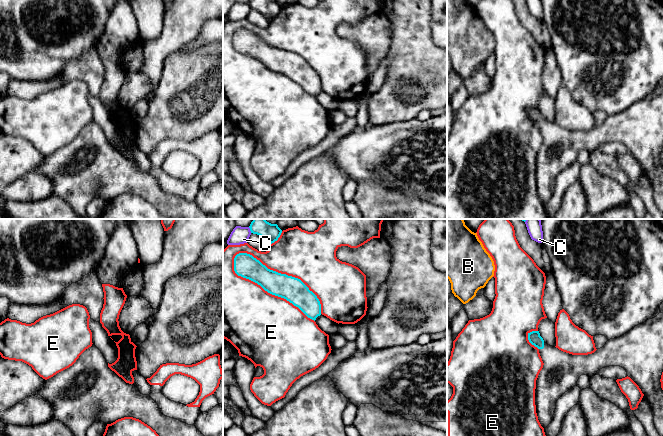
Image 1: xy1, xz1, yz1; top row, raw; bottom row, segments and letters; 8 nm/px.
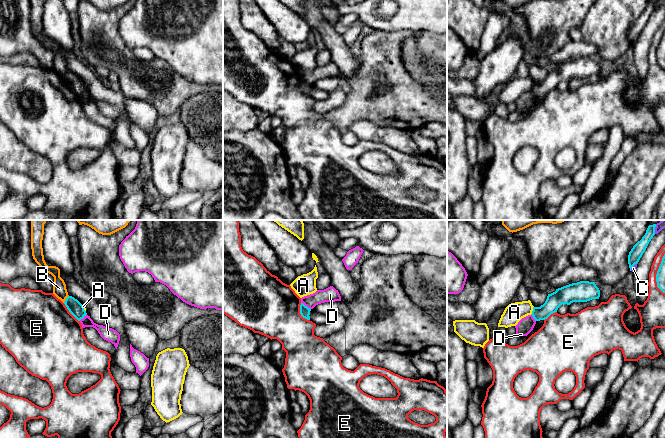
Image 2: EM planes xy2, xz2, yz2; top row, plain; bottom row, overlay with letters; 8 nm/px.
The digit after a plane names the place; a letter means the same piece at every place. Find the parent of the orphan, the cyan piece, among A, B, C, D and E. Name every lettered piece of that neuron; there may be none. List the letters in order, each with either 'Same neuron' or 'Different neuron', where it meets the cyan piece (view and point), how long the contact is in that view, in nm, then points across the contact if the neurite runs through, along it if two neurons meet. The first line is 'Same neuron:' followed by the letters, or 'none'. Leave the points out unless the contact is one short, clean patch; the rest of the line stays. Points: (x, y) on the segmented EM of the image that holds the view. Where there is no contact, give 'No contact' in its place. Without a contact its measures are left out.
Same neuron: none
A: Different neuron. Touches cyan at yz2 (533, 310). Shared border 80 nm. Boundary: yz2 (533, 306), (530, 314)
B: Different neuron. Touches cyan at xy2 (66, 299). Shared border 80 nm
C: Different neuron. Touches cyan at yz2 (654, 229). Shared border 80 nm
D: Different neuron. Touches cyan at xz2 (306, 306). Shared border 100 nm. Boundary: xz2 (301, 302), (310, 309)
E: Different neuron. Touches cyan at xz1 (284, 274). Shared border 850 nm

